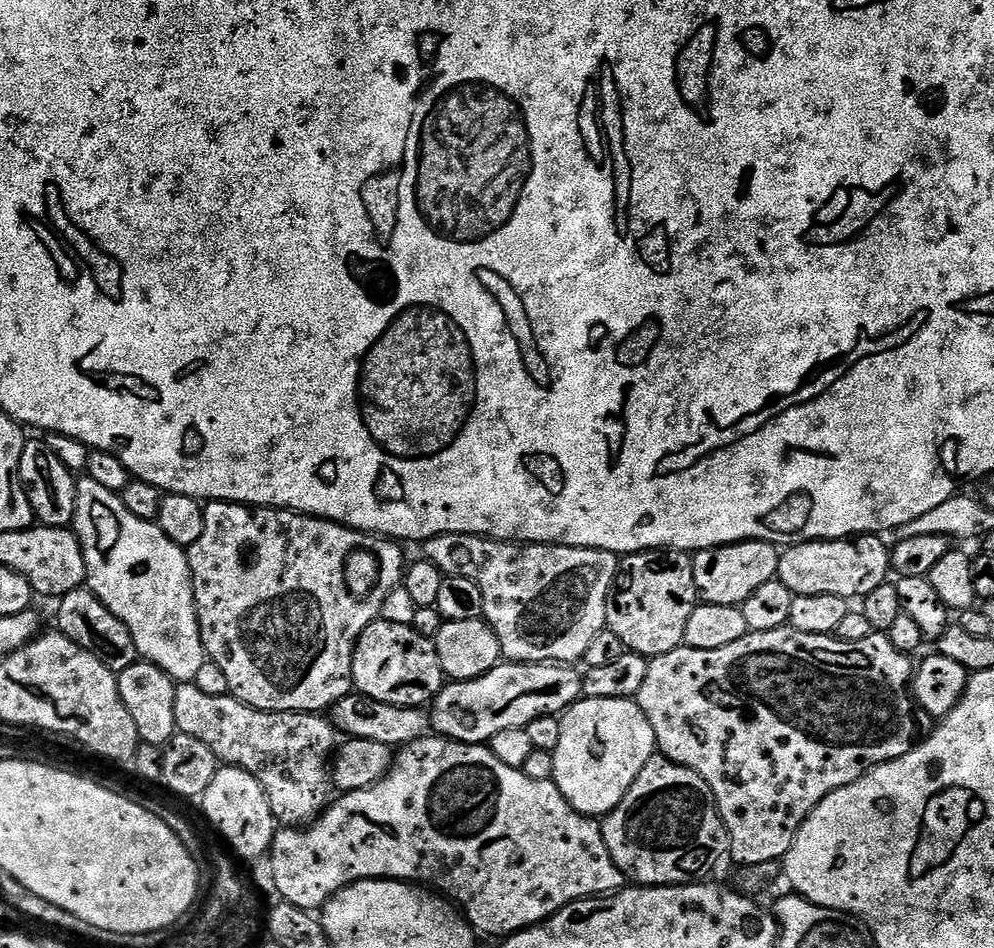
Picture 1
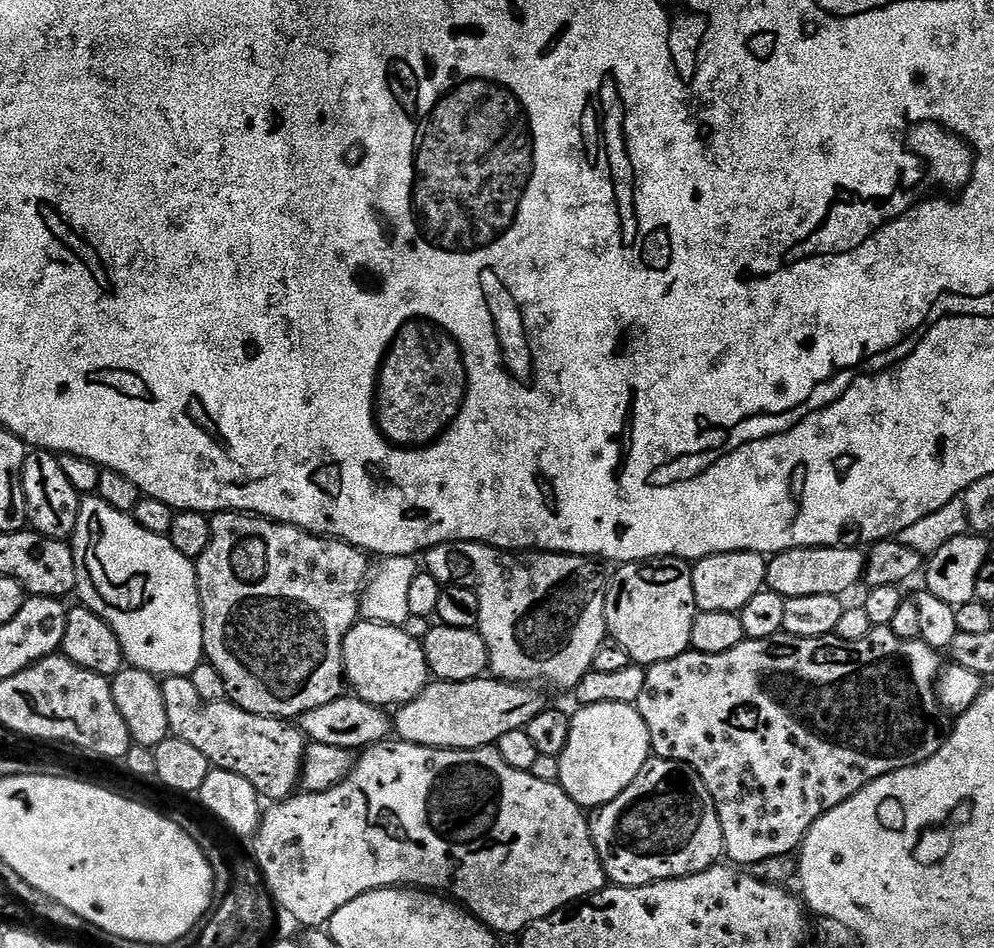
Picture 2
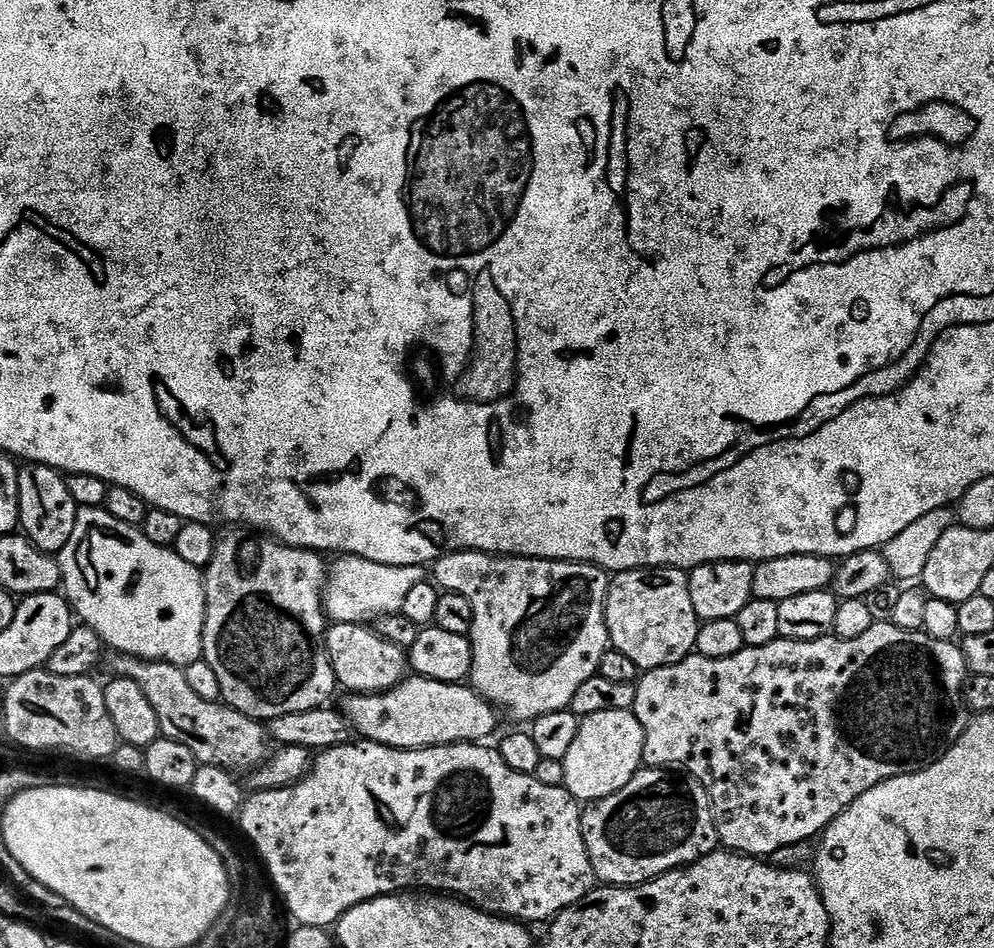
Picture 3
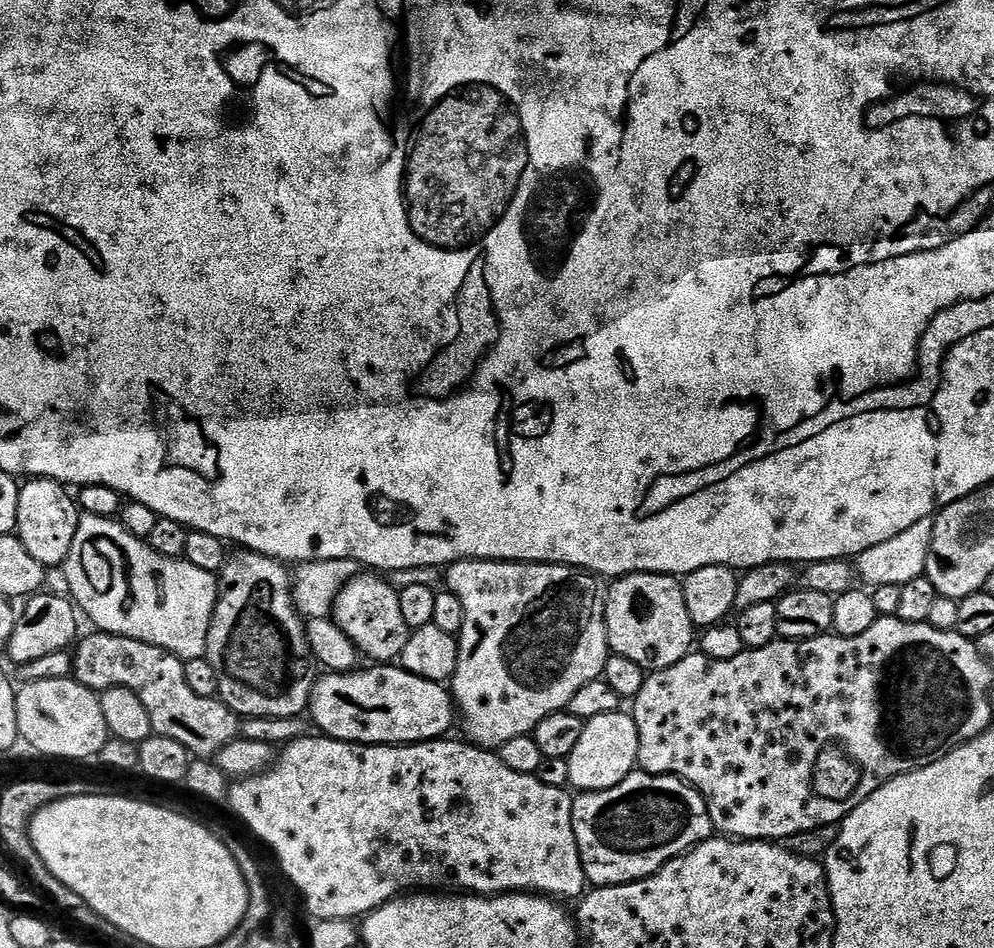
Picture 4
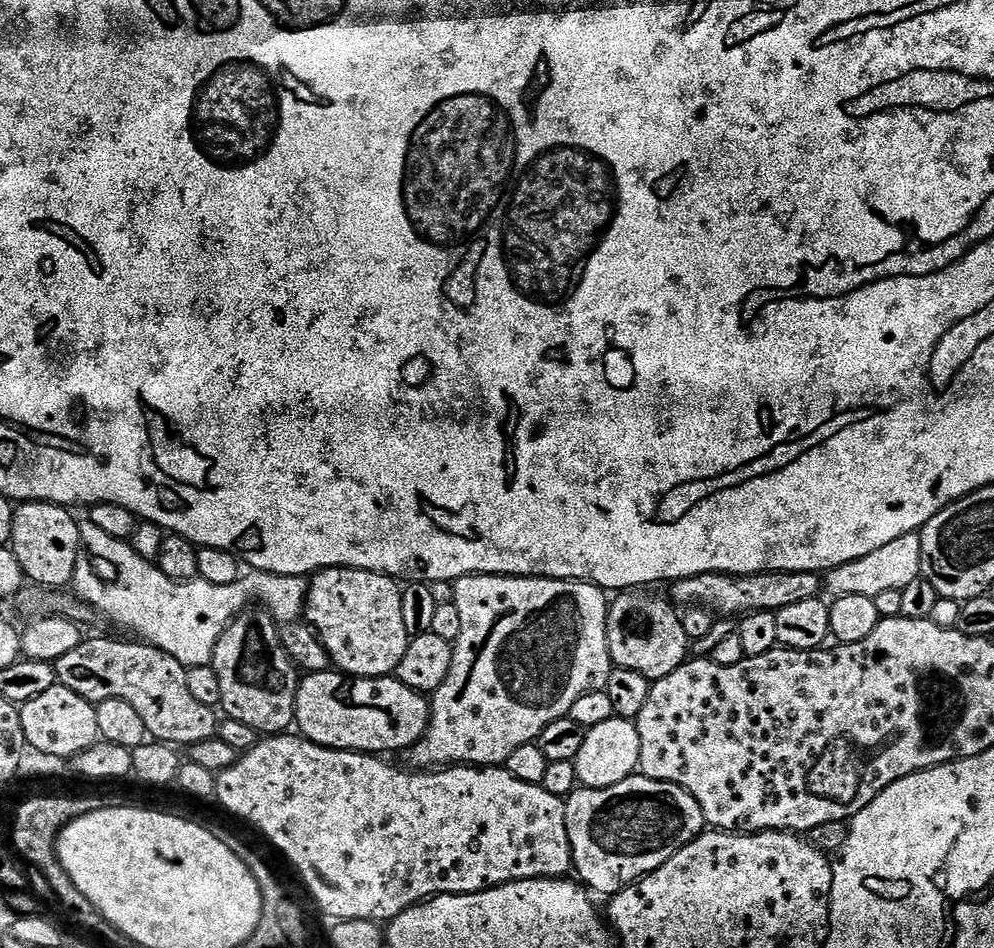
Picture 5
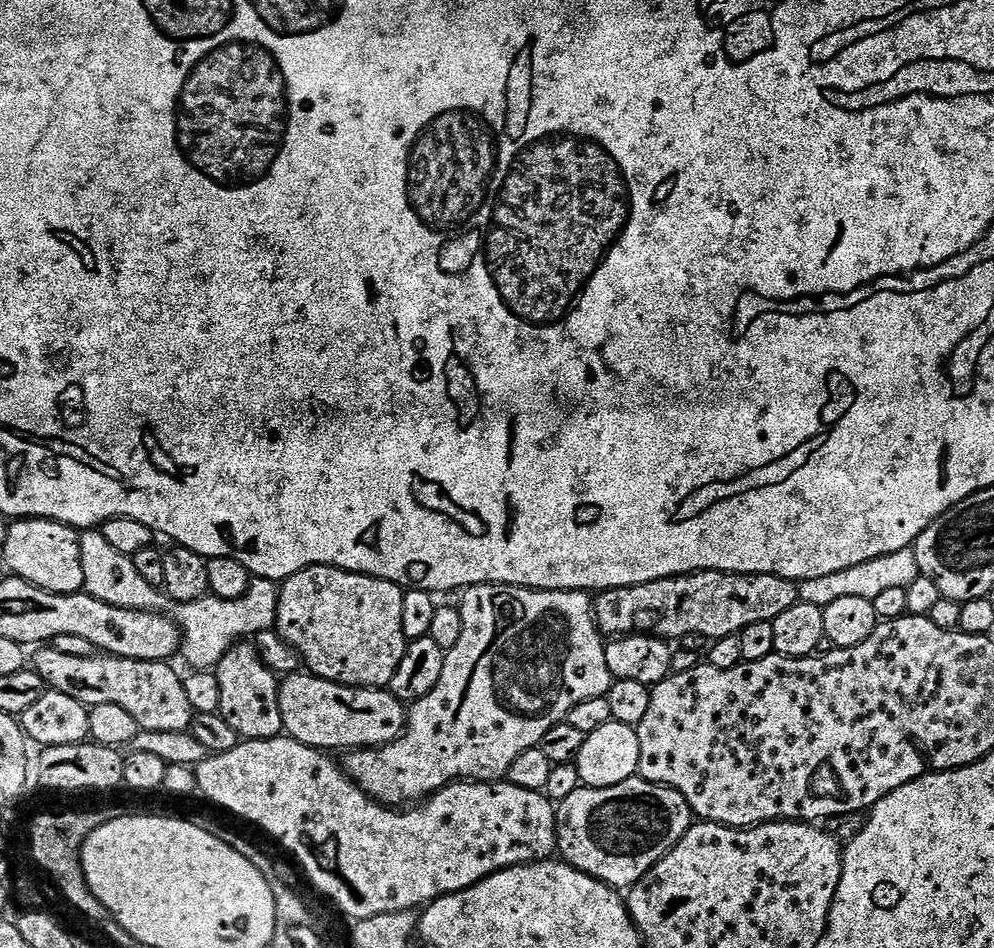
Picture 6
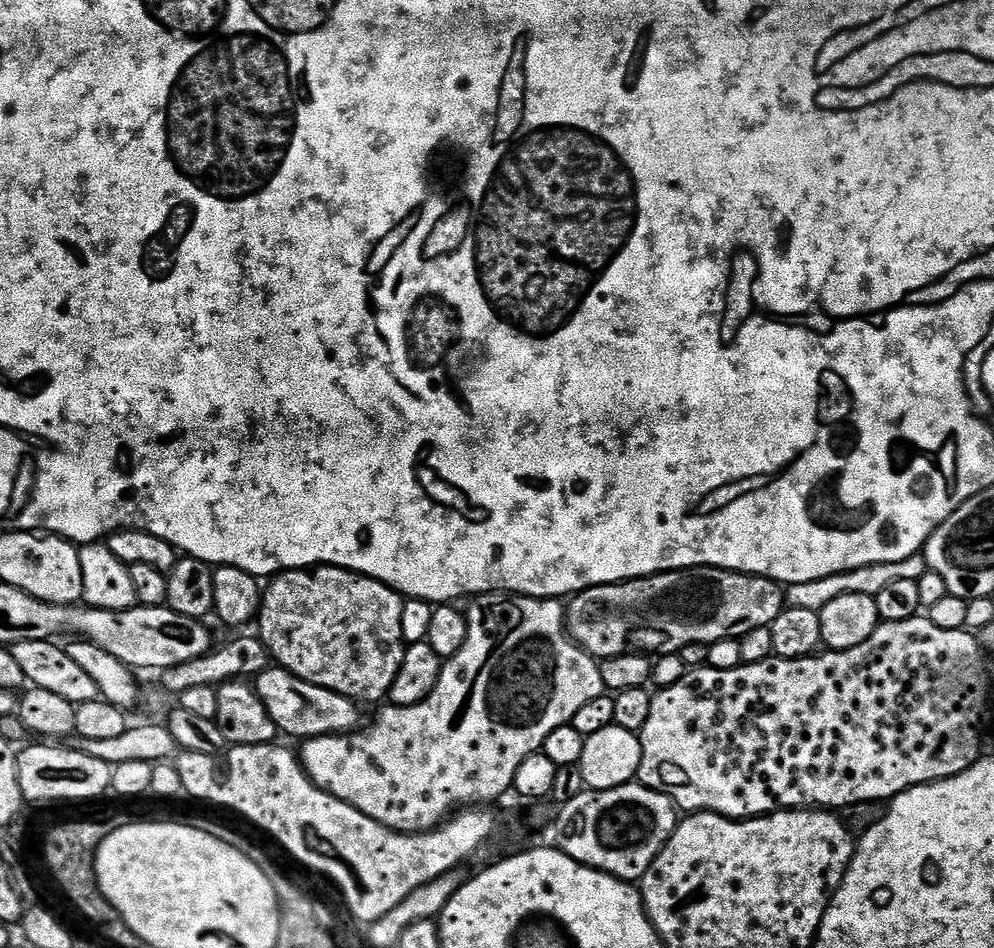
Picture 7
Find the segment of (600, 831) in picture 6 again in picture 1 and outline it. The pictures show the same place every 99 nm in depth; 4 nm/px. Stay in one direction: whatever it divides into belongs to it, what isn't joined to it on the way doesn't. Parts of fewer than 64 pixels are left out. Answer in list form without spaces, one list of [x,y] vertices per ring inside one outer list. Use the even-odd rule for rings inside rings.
[[[659,754],[646,762],[642,774],[638,774],[634,786],[630,786],[622,802],[618,802],[618,806],[603,817],[602,827],[606,850],[610,850],[614,866],[618,866],[618,870],[622,870],[629,881],[640,886],[666,888],[670,884],[707,881],[711,877],[708,875],[719,866],[720,859],[729,855],[728,831],[716,808],[710,786],[706,786],[706,782],[702,782],[702,778],[694,770],[675,764]]]

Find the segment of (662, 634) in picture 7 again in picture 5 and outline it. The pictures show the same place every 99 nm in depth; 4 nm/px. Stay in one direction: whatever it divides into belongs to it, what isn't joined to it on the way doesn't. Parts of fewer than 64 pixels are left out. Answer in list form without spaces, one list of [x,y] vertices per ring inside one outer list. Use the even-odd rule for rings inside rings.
[[[762,572],[759,576],[730,576],[709,574],[691,576],[689,580],[677,580],[671,585],[673,601],[684,606],[703,606],[713,613],[735,617],[735,612],[774,612],[798,602],[810,602],[822,592],[822,580],[815,572]]]

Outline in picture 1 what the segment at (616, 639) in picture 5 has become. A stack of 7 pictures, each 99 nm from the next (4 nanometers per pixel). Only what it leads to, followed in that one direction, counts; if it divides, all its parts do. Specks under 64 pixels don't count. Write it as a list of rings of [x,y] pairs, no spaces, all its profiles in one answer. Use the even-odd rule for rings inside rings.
[[[675,550],[633,552],[619,561],[606,602],[606,627],[622,638],[625,649],[640,656],[666,654],[684,644],[686,622],[694,614],[698,593],[692,556]]]

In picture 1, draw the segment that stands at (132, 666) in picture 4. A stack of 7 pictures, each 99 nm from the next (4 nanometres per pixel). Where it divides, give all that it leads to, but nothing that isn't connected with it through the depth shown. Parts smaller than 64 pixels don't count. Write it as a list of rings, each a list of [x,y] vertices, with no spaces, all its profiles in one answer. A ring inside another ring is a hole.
[[[180,682],[176,686],[174,718],[176,731],[206,742],[221,765],[247,770],[266,790],[281,825],[307,826],[333,799],[330,761],[338,747],[338,733],[327,715],[254,710],[232,696],[206,694],[195,682]]]

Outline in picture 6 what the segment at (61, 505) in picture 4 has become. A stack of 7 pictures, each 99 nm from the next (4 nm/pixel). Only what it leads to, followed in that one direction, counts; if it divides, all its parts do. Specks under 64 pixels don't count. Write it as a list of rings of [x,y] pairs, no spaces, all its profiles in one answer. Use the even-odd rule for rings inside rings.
[[[12,520],[6,534],[6,546],[2,550],[4,564],[11,575],[18,580],[25,580],[42,590],[50,590],[54,594],[74,594],[84,588],[84,571],[82,570],[81,533],[77,529],[59,524],[53,520]]]

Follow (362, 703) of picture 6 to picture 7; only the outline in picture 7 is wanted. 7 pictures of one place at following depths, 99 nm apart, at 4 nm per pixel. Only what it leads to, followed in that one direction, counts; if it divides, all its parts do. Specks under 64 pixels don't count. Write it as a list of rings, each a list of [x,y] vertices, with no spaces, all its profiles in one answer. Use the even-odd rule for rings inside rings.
[[[269,666],[255,677],[254,687],[270,718],[283,735],[285,732],[288,736],[300,736],[301,741],[306,741],[314,736],[347,734],[361,723],[361,709],[356,701],[346,698],[340,692],[331,692],[322,686],[314,686],[279,666]]]

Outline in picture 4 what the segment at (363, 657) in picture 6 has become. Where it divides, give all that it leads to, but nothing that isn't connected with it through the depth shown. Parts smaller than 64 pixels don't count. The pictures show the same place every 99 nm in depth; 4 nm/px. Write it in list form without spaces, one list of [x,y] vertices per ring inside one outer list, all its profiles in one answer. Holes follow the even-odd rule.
[[[376,574],[355,576],[338,594],[336,604],[332,607],[332,616],[346,638],[356,644],[357,653],[361,657],[369,656],[372,662],[396,662],[404,655],[410,629],[402,614],[399,591],[387,579],[384,581],[379,578],[384,579]]]

